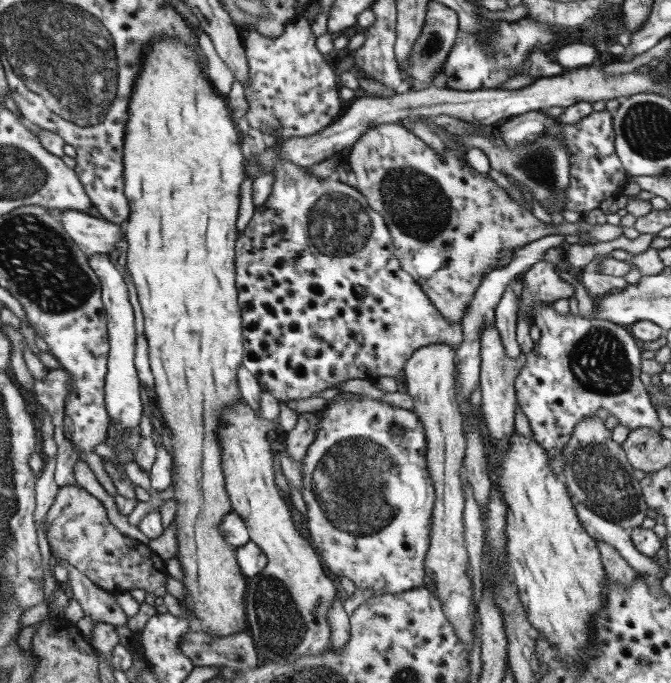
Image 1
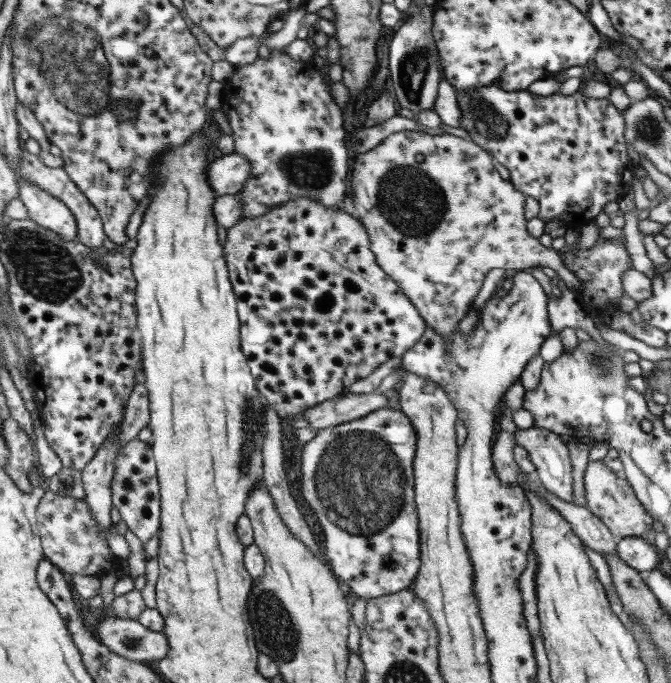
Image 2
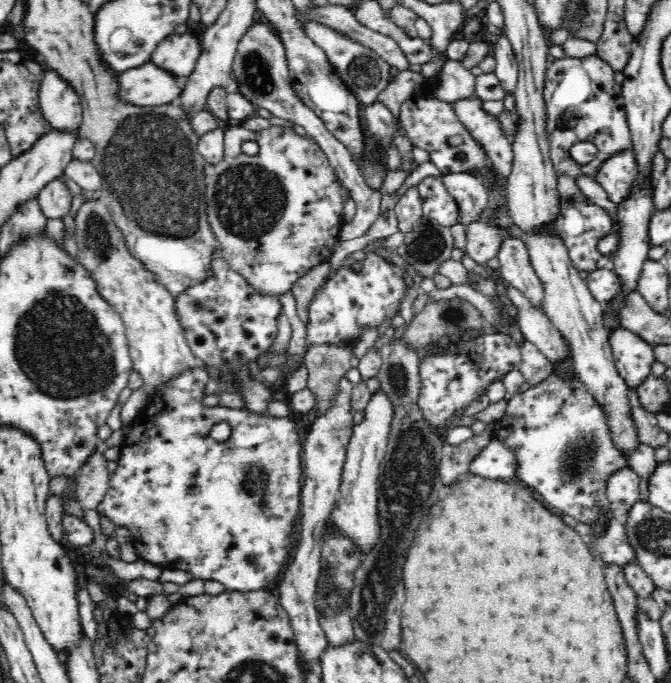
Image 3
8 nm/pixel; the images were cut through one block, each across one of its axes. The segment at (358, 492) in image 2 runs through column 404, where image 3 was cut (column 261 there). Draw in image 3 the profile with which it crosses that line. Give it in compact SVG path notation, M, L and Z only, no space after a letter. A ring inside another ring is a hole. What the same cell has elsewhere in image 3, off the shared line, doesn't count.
M201 365L184 371L177 379L168 381L155 392L141 414L134 418L134 422L126 429L120 445L121 453L117 461L117 469L113 474L109 474L109 489L97 510L102 517L110 519L116 527L121 526L130 530L137 556L147 562L159 565L162 569L192 573L196 579L218 581L226 587L226 591L260 590L269 584L276 584L294 552L291 532L295 526L298 526L300 520L300 492L303 478L302 444L296 431L296 424L288 417L276 418L254 414L244 409L202 406L200 400L211 376L211 371L205 365ZM218 422L226 422L230 425L230 438L226 442L218 442L210 438L210 430Z

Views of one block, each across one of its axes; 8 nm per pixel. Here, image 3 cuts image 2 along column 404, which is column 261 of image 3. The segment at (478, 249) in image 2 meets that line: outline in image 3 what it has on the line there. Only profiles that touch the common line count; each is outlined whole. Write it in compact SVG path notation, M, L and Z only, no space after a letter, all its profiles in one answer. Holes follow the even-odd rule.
M270 125L266 129L258 132L244 129L241 126L225 132L224 139L224 156L218 165L215 166L215 173L212 177L205 180L205 203L207 208L207 219L217 242L220 252L220 257L228 263L228 269L238 272L246 279L246 283L250 283L250 287L256 289L260 295L264 296L279 296L291 290L294 283L304 276L311 268L322 263L328 263L332 256L334 245L339 241L339 234L343 226L344 204L351 199L349 190L344 186L344 183L338 179L338 175L334 172L334 168L330 165L325 152L321 146L308 133L298 135L292 128L282 127L280 125ZM244 142L256 142L259 150L255 155L248 155L242 152L242 144Z

